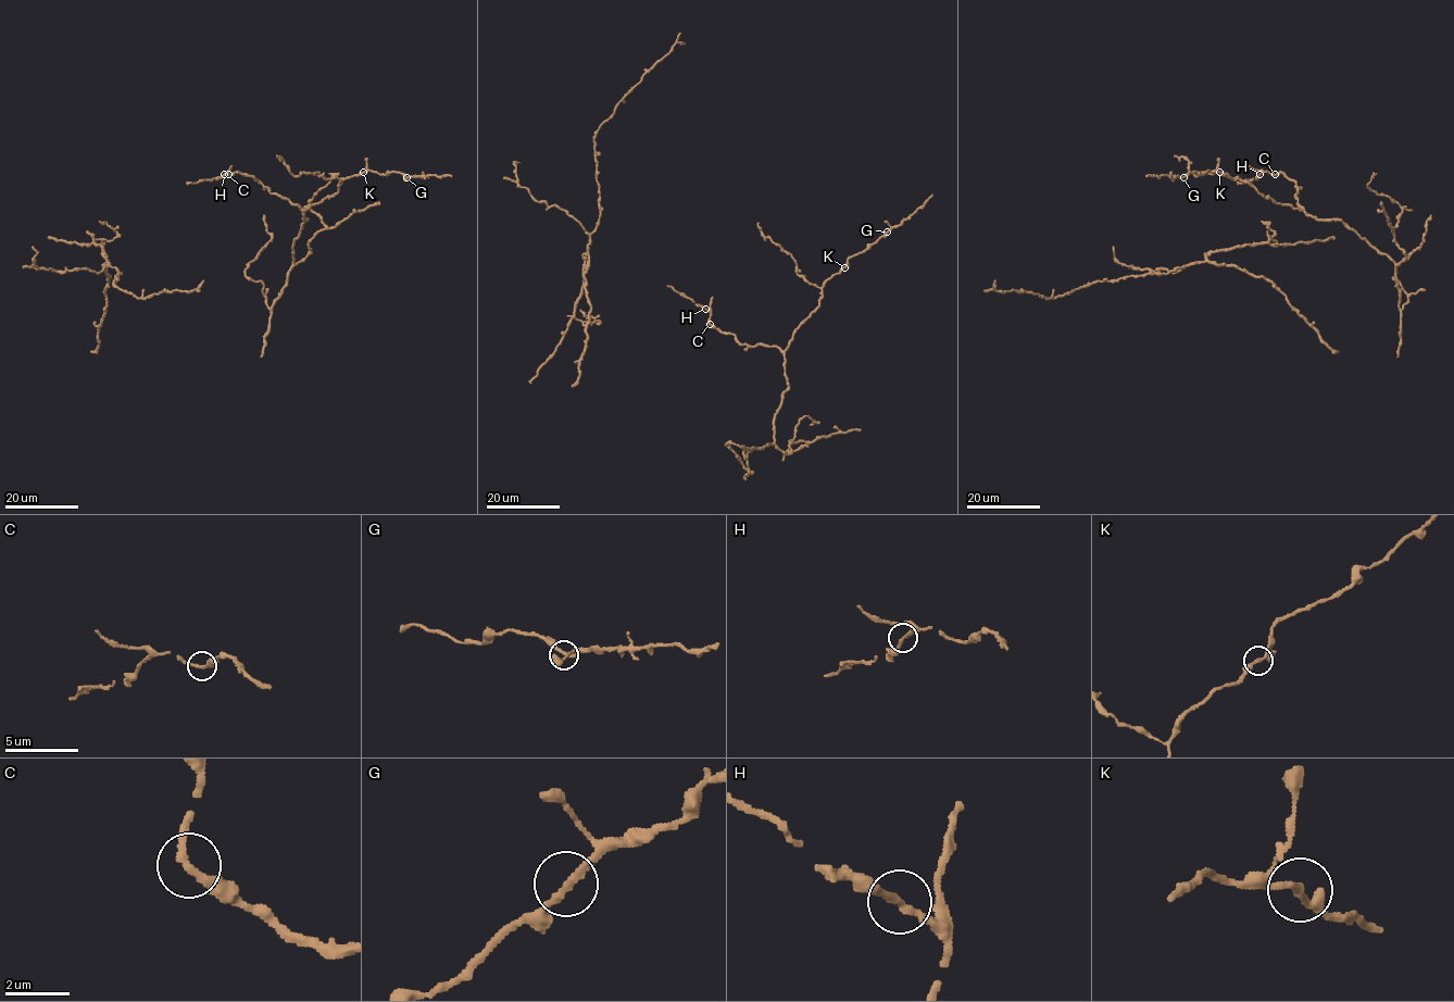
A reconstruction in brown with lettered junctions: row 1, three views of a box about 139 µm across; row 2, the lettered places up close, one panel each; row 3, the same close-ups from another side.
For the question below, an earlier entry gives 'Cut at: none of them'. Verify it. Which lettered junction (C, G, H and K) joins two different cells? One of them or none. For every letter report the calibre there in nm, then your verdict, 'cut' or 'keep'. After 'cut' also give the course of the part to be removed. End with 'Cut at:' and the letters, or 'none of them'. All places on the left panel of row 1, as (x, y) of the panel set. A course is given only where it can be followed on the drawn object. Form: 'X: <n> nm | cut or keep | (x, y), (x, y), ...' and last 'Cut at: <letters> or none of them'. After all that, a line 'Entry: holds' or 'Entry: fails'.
C: 260 nm | keep
G: 240 nm | keep
H: 240 nm | keep
K: 240 nm | keep
Cut at: none of them
Entry: holds

